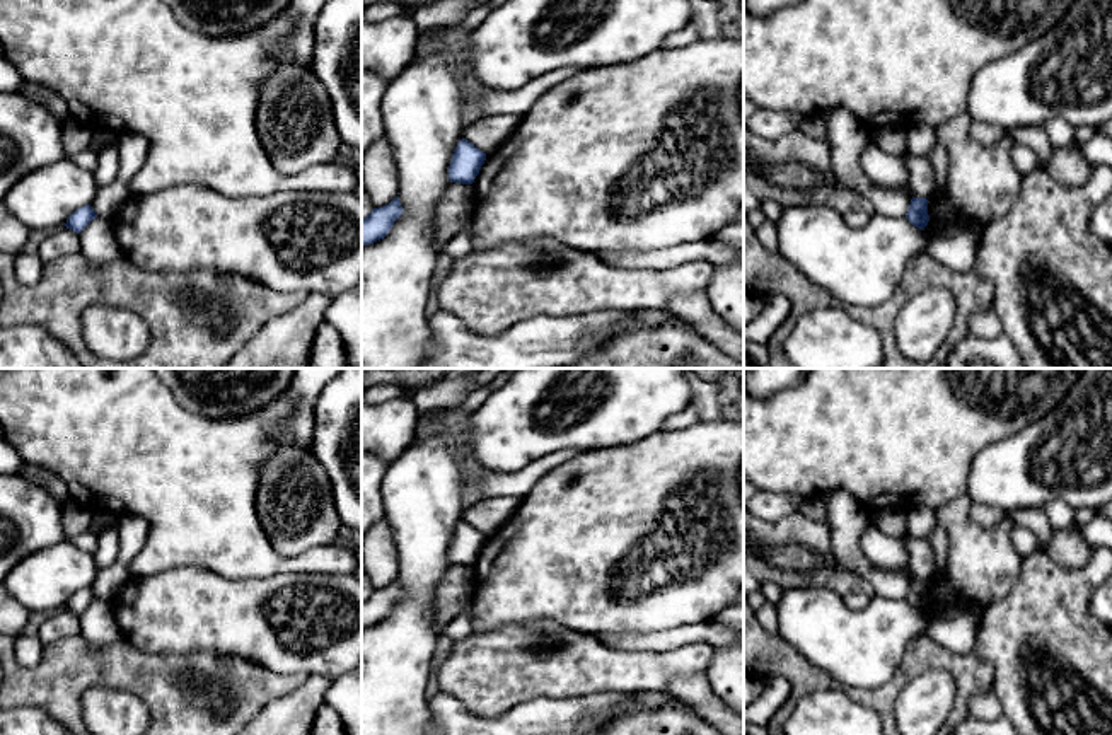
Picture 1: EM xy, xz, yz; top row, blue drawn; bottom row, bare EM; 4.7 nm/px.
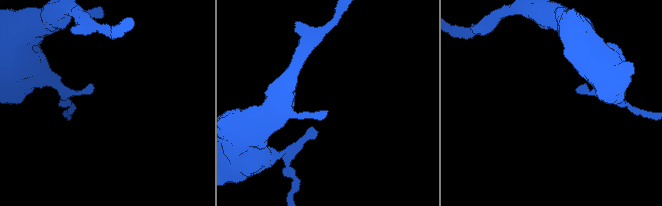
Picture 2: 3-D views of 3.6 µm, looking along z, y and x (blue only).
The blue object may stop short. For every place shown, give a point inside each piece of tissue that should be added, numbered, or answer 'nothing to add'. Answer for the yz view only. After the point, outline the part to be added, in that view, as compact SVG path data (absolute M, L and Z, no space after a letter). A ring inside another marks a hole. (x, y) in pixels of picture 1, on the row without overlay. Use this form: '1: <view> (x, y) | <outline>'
nothing to add

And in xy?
nothing to add

